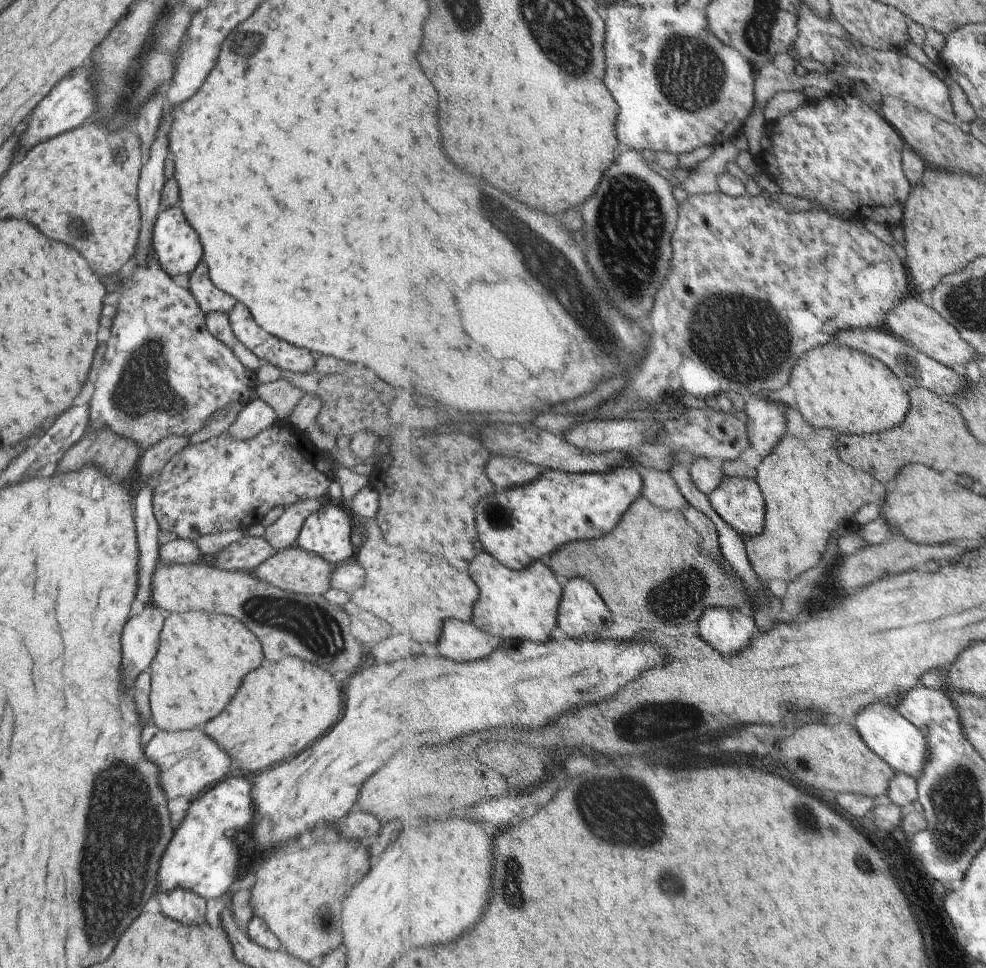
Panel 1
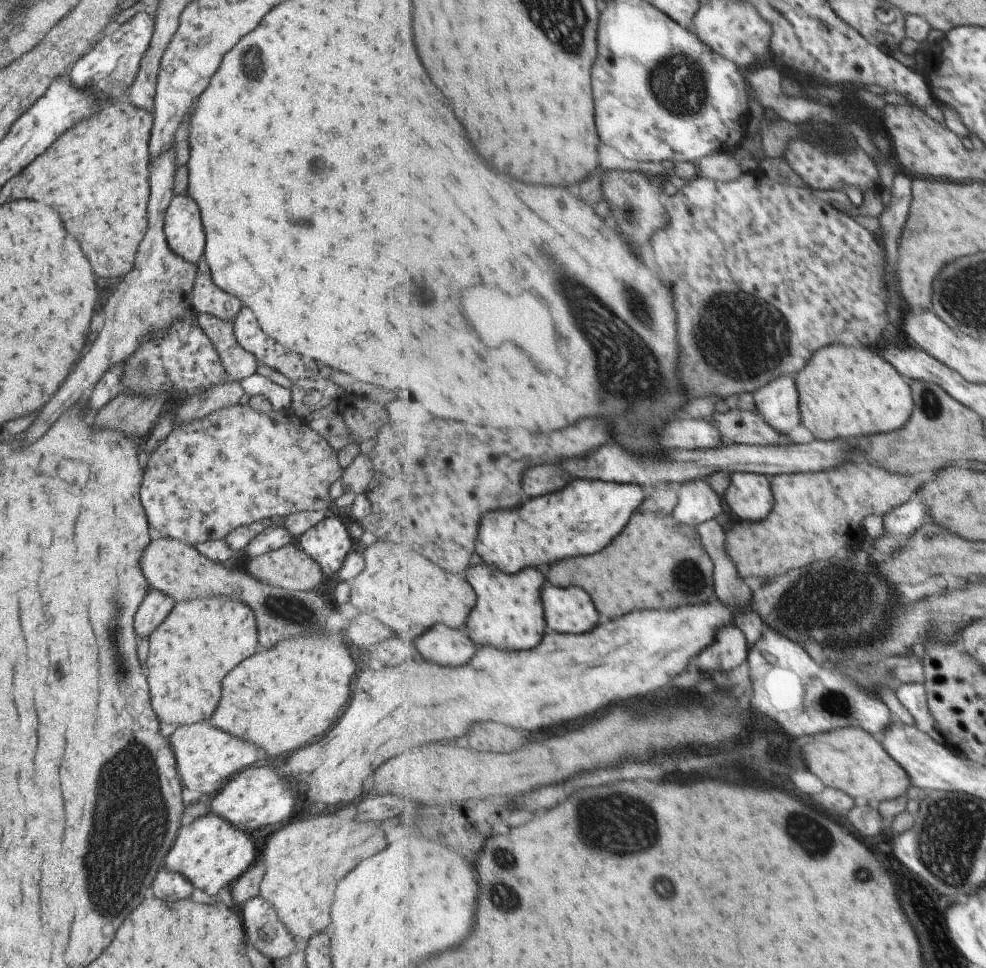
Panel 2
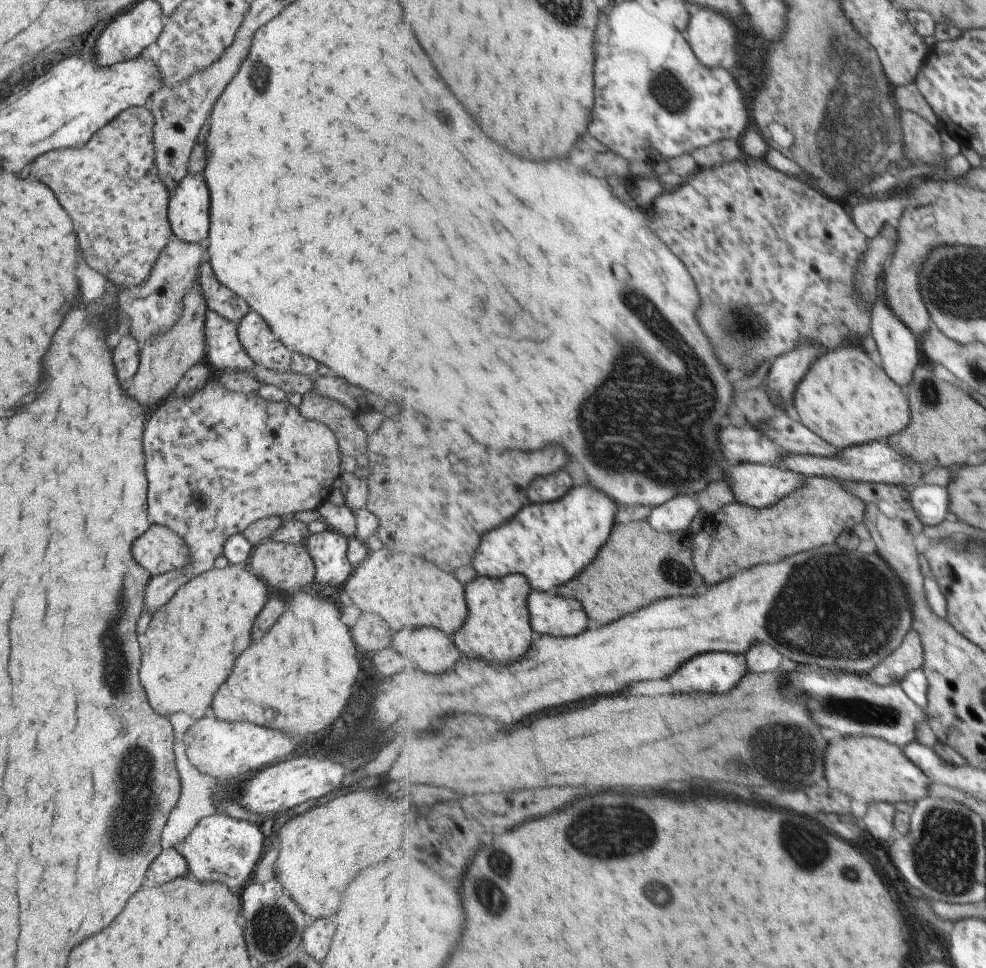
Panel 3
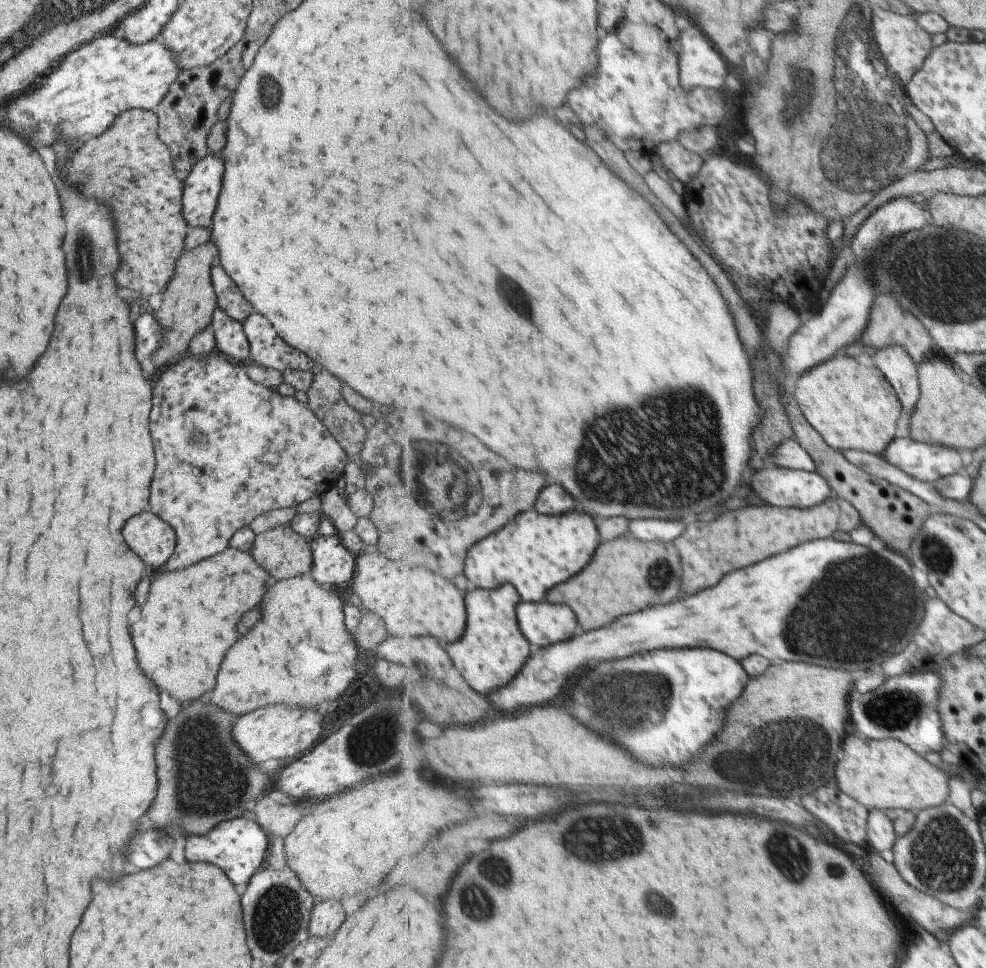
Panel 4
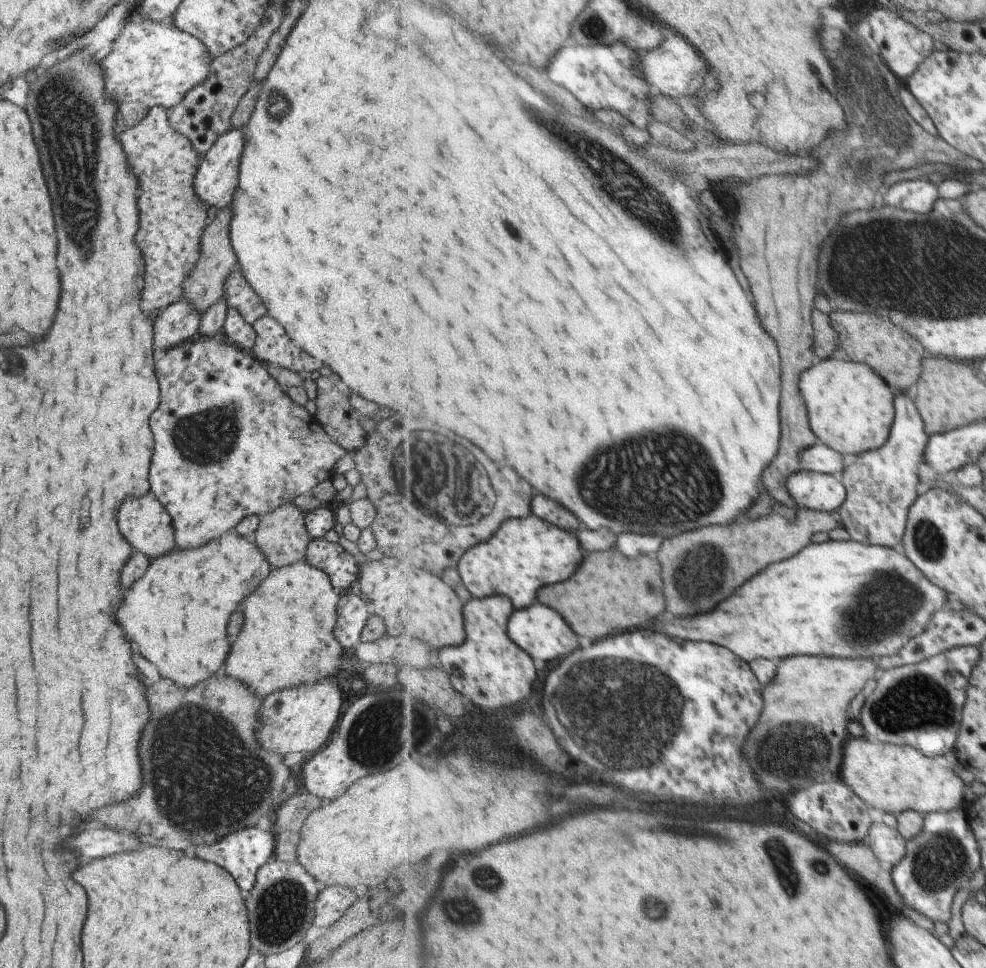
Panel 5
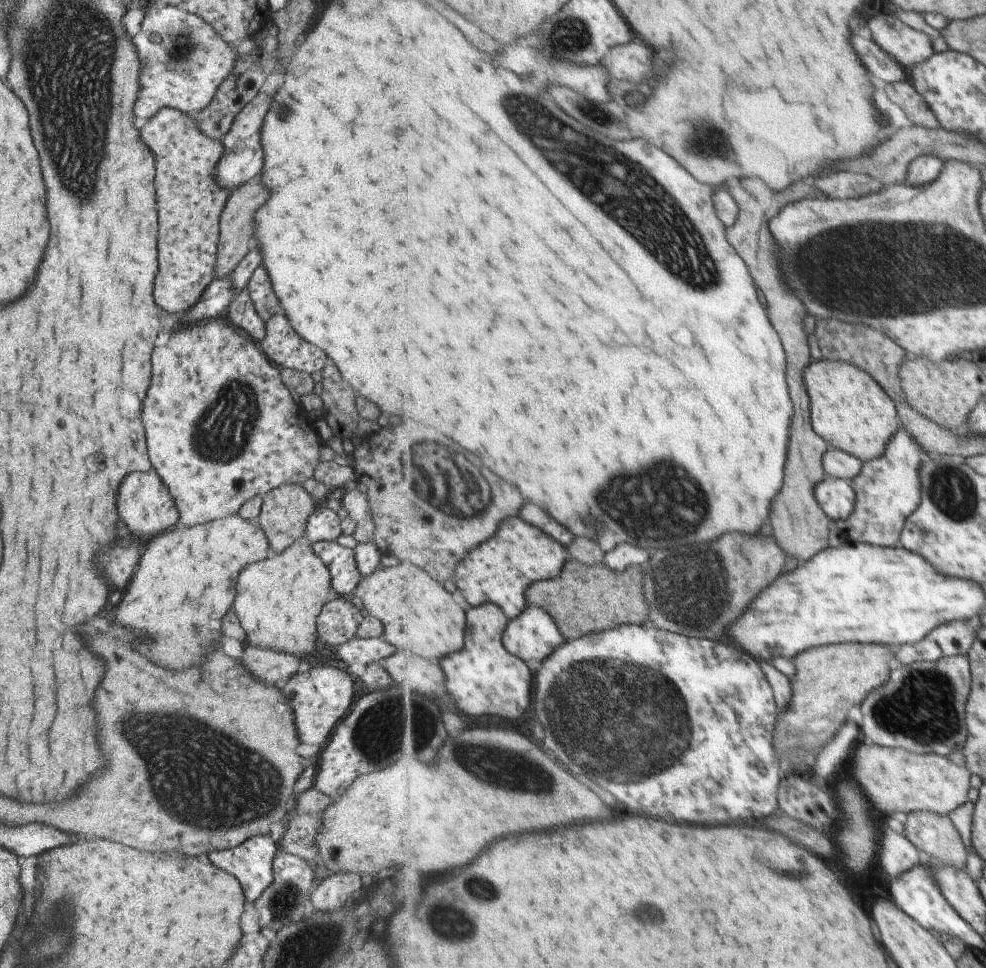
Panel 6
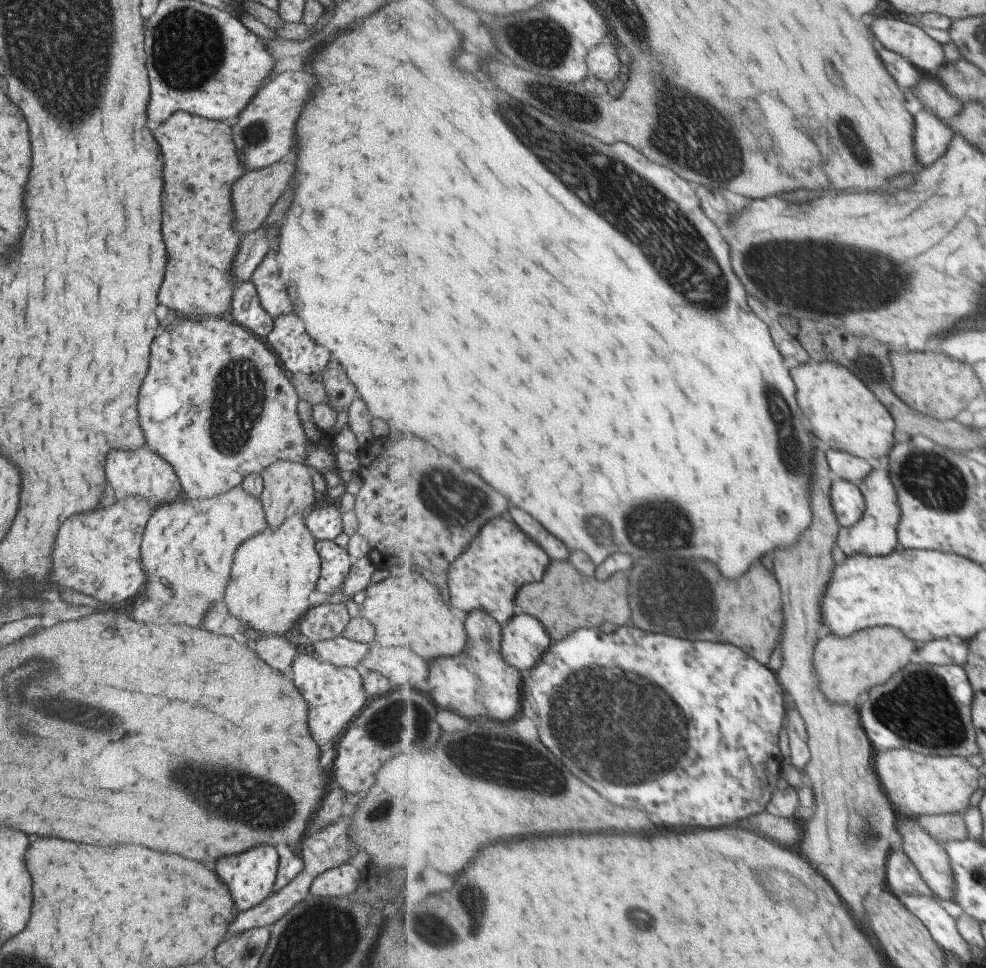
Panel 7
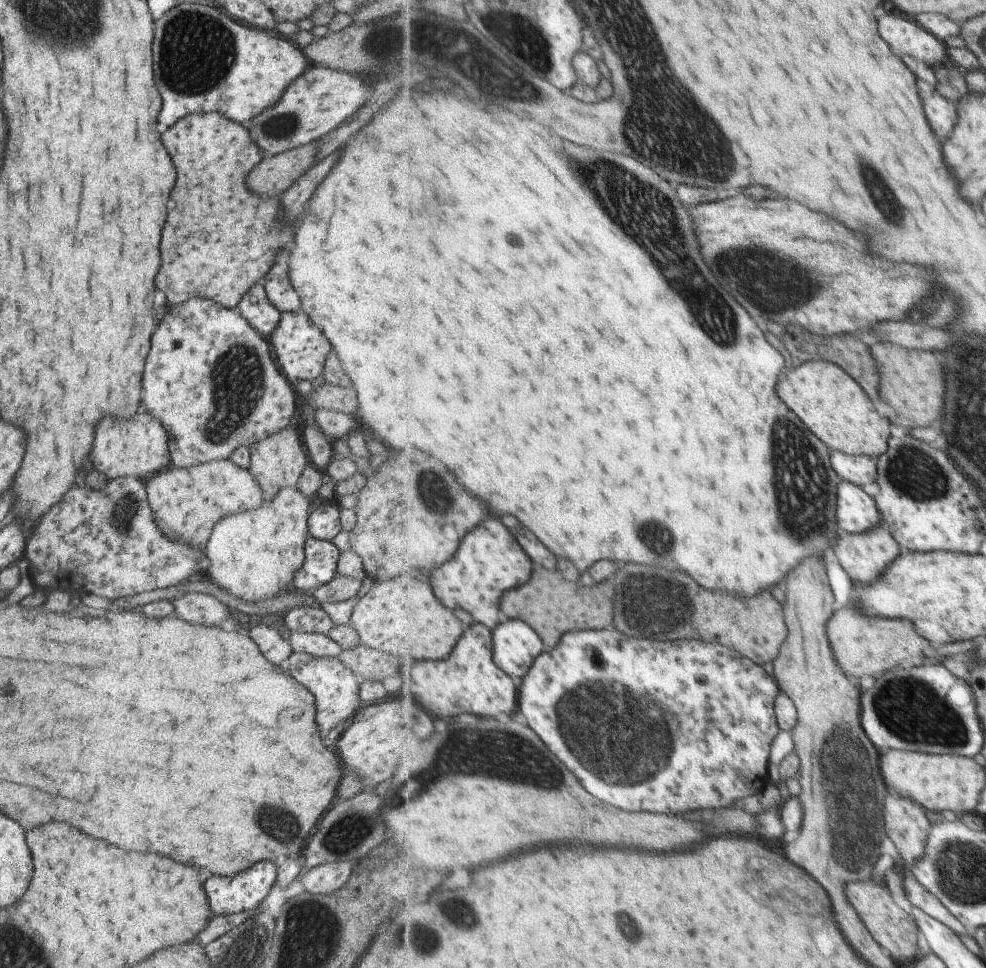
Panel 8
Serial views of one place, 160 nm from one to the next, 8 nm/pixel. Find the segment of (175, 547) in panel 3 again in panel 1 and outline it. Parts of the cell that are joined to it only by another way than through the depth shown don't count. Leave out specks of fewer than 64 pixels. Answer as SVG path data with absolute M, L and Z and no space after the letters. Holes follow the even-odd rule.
M157 560L150 578L150 604L159 607L164 614L181 614L189 611L203 611L215 615L231 616L239 620L247 630L251 630L263 646L263 654L271 662L279 662L285 656L295 656L319 668L327 668L329 674L351 674L361 658L361 642L357 642L349 634L349 620L347 614L329 604L323 595L300 595L290 593L276 586L257 580L253 573L248 571L222 571L207 564L180 564L165 565Z

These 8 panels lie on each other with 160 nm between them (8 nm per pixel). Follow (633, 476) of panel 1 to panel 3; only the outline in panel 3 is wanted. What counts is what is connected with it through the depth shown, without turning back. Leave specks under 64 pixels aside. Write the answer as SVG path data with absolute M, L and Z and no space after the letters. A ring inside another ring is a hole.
M585 484L573 488L557 502L527 503L521 512L498 528L487 532L475 556L477 575L495 576L525 574L537 590L551 591L585 570L609 542L617 516L617 502L605 492Z

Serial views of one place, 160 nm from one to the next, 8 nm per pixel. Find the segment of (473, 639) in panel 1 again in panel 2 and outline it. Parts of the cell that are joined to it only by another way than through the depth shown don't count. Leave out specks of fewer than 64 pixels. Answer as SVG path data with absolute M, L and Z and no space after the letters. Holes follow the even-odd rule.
M437 624L427 634L435 634L435 636L421 640L419 650L425 658L437 664L461 666L461 664L467 664L475 656L475 642L471 640L468 626L455 630L445 624Z

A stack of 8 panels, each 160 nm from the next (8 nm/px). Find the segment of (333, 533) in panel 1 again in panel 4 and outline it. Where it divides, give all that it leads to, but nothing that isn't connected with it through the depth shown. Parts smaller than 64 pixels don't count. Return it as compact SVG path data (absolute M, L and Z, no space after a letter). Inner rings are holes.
M317 534L309 540L312 565L309 575L312 579L324 588L339 588L341 584L349 584L354 573L354 555L351 554L342 544L338 534L321 536Z

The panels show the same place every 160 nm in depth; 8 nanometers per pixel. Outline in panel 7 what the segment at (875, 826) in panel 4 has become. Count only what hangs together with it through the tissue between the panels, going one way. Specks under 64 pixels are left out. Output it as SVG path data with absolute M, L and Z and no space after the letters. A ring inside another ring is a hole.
M894 847L888 855L886 876L890 890L895 895L927 895L935 897L941 902L936 894L928 887L925 880L923 880L919 869L903 848Z

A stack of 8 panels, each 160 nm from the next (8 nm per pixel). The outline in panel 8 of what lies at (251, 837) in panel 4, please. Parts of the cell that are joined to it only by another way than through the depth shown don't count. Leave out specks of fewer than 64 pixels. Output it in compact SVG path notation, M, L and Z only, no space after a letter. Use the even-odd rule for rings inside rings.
M261 861L235 876L211 876L205 894L213 915L230 915L253 910L276 882L276 862Z

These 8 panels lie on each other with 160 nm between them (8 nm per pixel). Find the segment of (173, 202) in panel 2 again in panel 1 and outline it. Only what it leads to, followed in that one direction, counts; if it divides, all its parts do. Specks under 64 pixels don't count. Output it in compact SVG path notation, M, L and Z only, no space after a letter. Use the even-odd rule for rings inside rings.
M177 205L162 208L157 215L152 228L152 250L158 265L170 277L189 274L201 260L201 243Z

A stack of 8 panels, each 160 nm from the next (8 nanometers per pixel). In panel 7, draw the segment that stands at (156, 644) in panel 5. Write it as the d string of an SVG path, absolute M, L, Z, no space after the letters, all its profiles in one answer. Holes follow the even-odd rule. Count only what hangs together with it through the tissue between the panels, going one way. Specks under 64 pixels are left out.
M240 486L211 499L187 501L179 497L172 503L153 507L140 540L143 592L129 616L145 624L199 626L205 612L223 596L235 549L265 527L260 501L243 492Z

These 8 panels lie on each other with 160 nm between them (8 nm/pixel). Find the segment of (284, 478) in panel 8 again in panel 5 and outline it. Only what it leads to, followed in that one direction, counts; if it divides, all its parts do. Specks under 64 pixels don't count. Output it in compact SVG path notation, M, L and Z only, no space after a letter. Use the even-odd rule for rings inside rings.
M287 502L258 517L253 541L271 567L286 566L304 558L310 538L305 530L305 514Z

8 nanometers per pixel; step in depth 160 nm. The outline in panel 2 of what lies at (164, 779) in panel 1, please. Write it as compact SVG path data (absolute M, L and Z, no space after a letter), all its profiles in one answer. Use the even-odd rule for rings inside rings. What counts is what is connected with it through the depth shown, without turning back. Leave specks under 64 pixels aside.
M207 721L179 725L167 741L171 744L180 785L200 794L217 792L230 776L261 762L259 751L252 744L216 729Z

